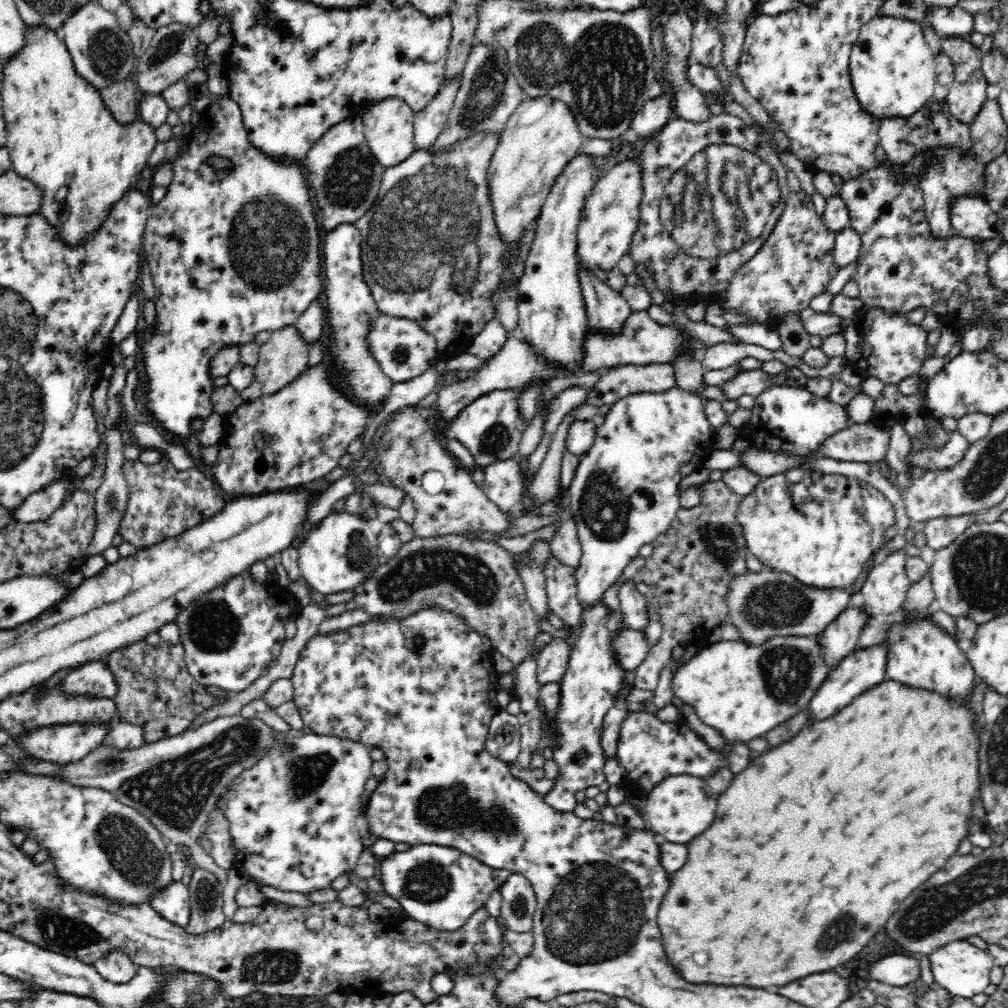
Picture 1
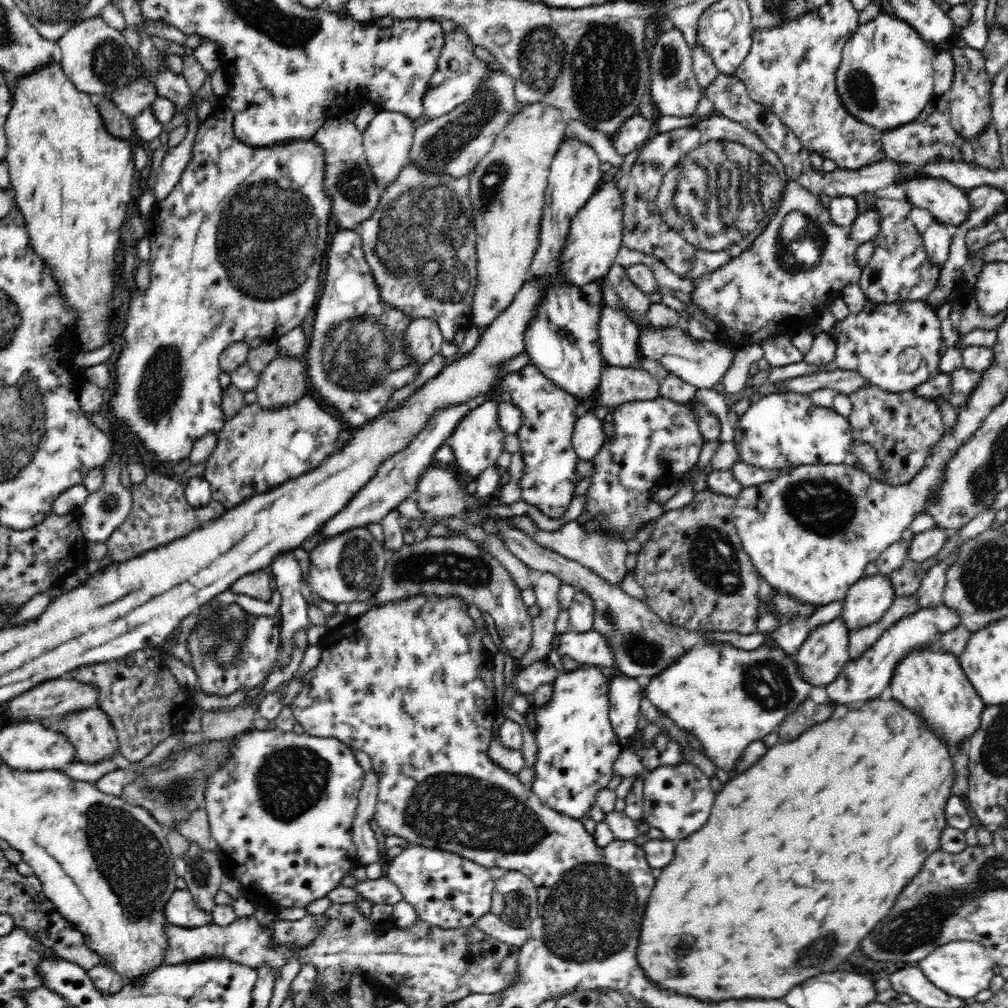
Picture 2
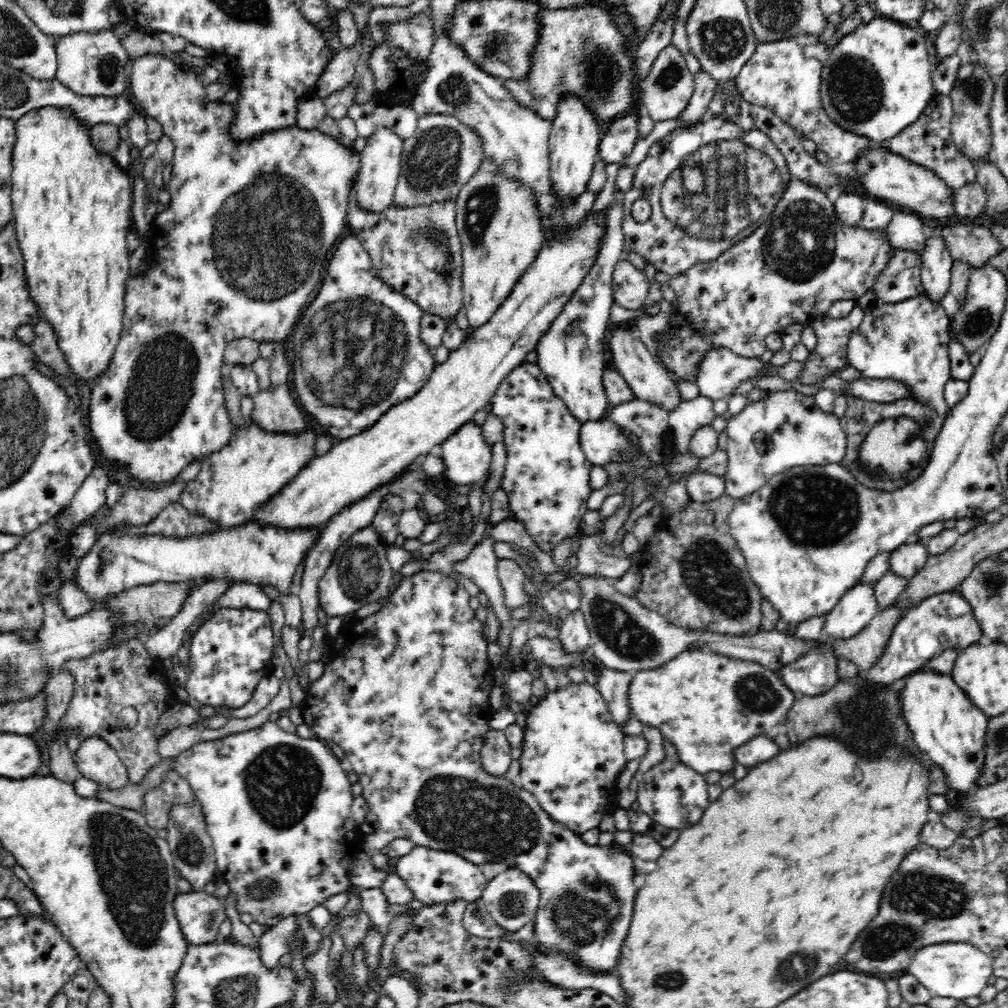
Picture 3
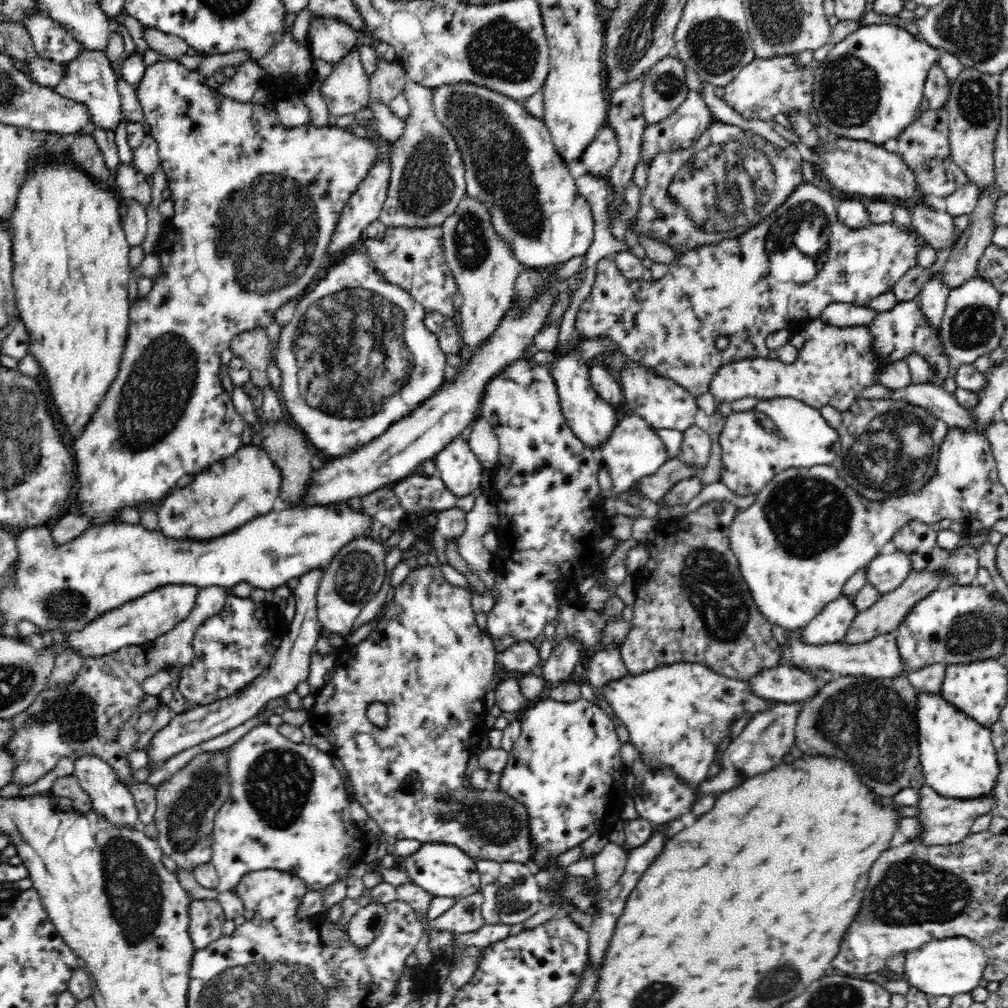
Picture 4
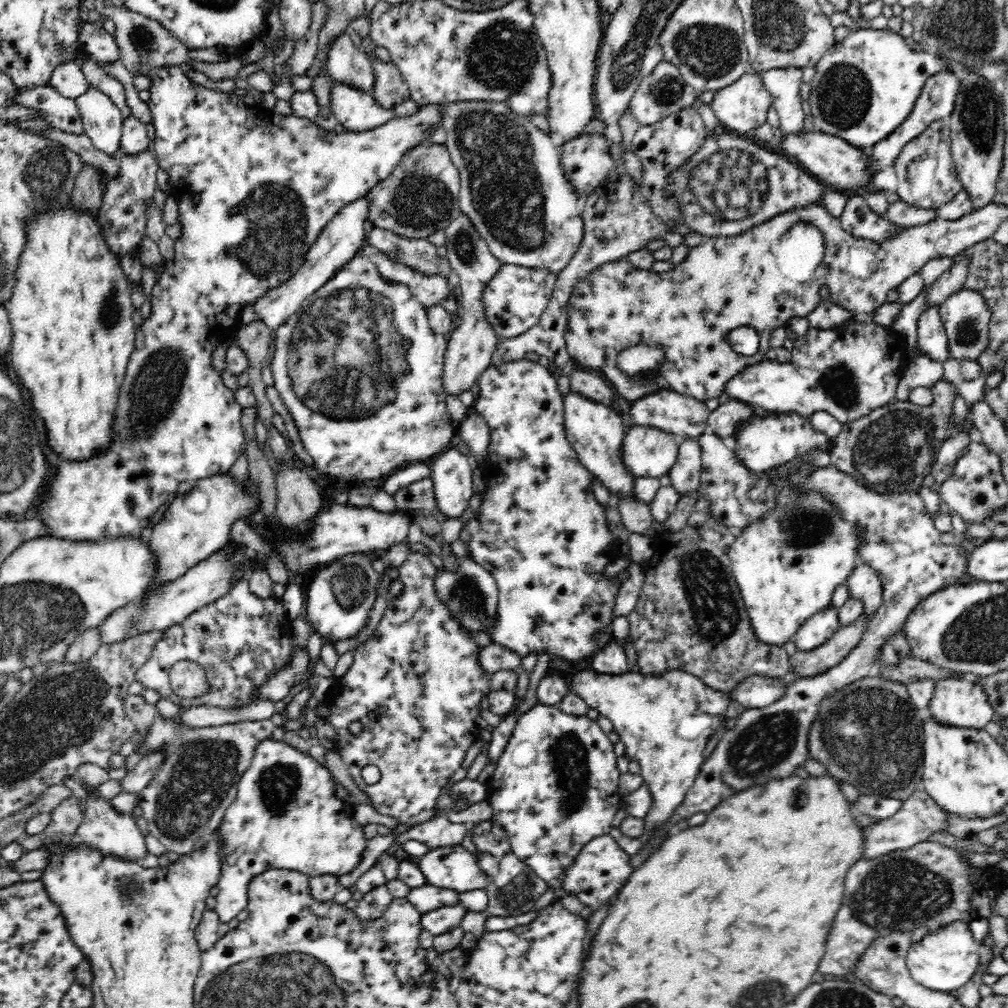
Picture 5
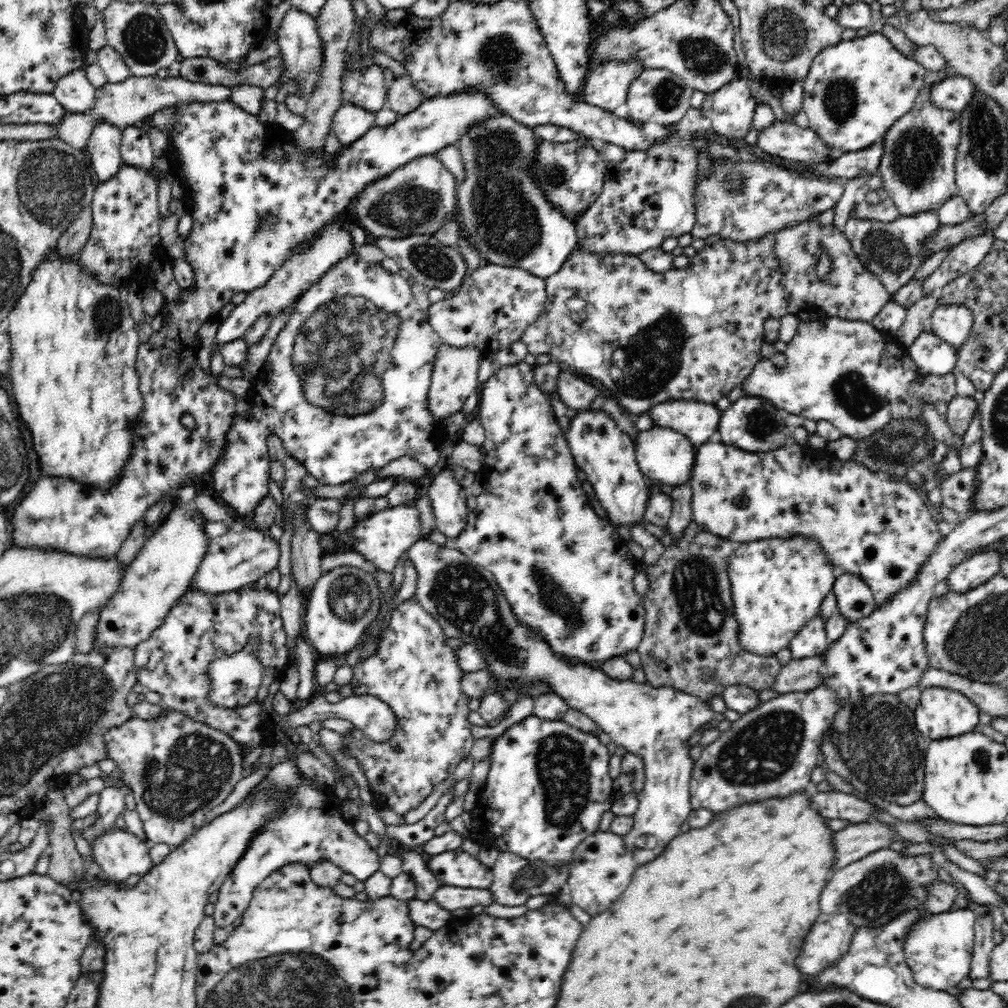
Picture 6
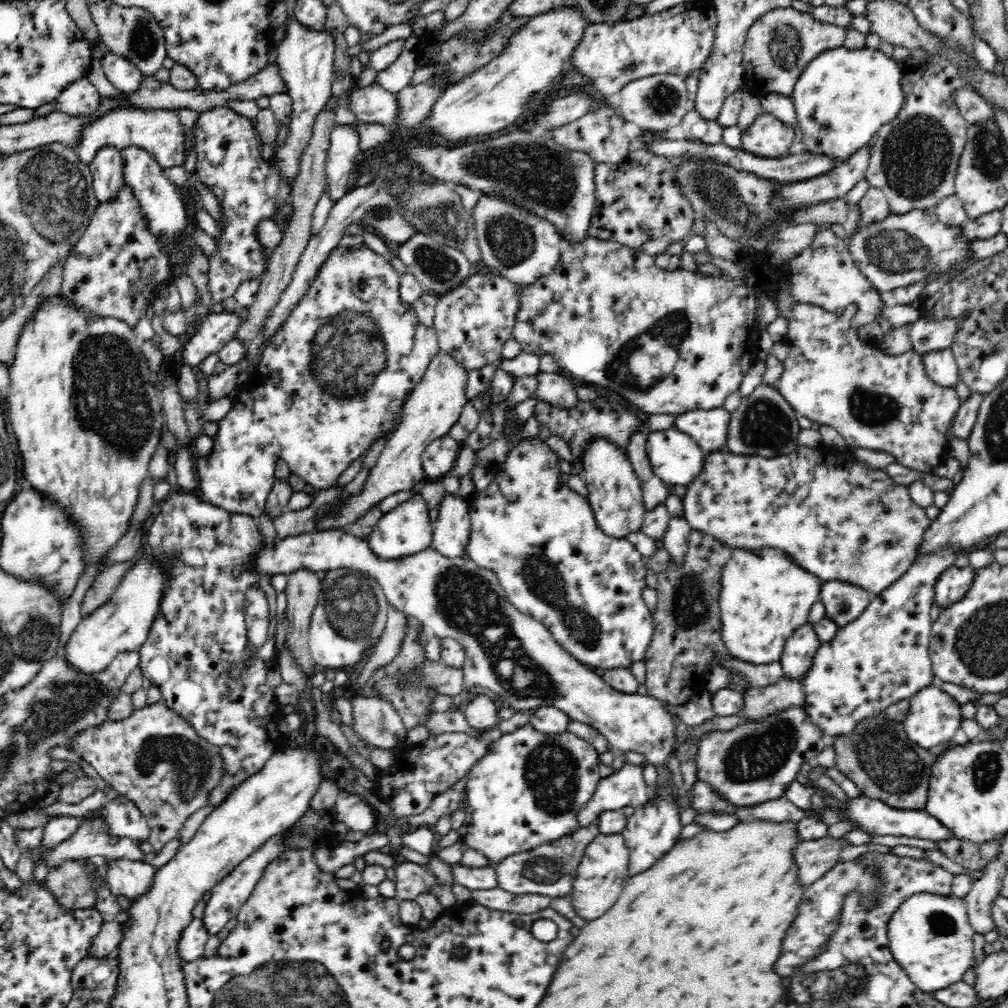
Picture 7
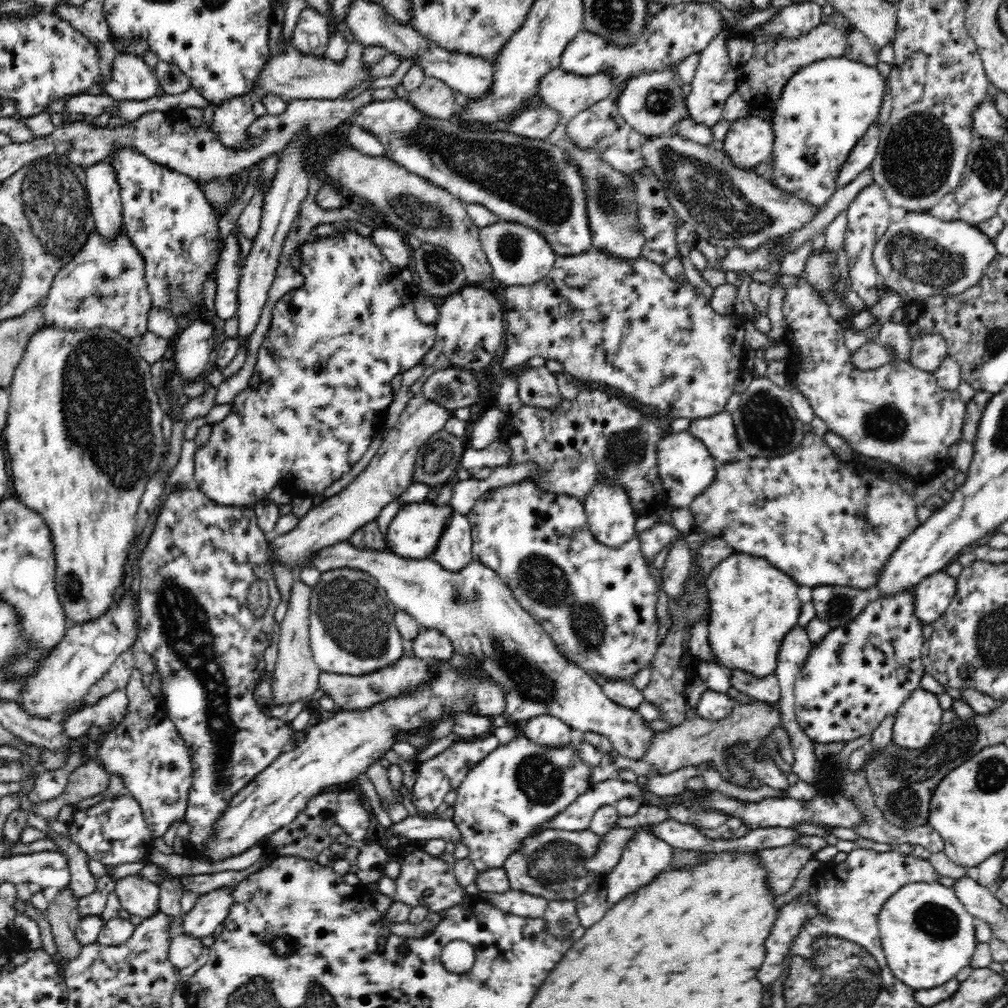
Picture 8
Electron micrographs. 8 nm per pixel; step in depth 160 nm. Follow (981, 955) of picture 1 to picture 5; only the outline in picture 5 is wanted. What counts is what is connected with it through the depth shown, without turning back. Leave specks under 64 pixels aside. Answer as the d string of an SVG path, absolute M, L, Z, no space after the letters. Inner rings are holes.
M954 920L930 931L919 942L912 943L906 958L911 978L932 991L950 992L966 985L979 966L979 944L967 920Z

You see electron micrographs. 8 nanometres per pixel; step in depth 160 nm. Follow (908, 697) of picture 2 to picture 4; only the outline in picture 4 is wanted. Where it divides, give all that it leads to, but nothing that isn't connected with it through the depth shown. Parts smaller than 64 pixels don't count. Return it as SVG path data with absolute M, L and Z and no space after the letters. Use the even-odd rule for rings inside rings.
M940 693L917 695L916 718L919 726L919 759L924 784L944 798L960 801L992 795L998 784L1001 766L989 727L979 725L946 703Z

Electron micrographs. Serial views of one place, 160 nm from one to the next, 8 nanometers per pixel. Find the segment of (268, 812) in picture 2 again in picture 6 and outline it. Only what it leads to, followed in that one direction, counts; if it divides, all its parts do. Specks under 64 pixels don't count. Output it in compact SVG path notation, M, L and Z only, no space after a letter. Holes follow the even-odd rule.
M289 760L272 768L268 776L259 783L259 788L270 784L279 788L289 786L295 790L295 795L291 805L262 827L250 841L245 853L238 859L236 866L219 888L212 916L216 928L226 927L243 916L257 886L274 870L290 862L303 862L311 867L318 858L327 858L343 872L352 874L357 880L362 881L379 870L381 857L366 843L364 837L360 837L354 831L353 823L343 819L339 803L333 799L332 794L314 789L314 785L310 785L310 781L303 776L300 781L298 772L296 763Z

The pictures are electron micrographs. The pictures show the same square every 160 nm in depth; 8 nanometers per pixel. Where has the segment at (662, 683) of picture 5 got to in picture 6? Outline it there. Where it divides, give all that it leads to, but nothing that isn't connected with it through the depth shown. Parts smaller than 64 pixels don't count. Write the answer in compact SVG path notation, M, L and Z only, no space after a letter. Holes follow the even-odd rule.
M423 538L406 551L406 556L417 572L416 593L412 598L415 598L426 613L434 617L442 627L444 635L457 638L462 644L474 645L480 651L486 661L484 669L492 677L494 685L504 684L508 688L515 688L519 695L526 694L527 686L544 686L548 688L546 693L554 693L562 697L568 708L578 710L591 718L610 737L611 742L620 749L620 752L639 754L644 759L647 777L642 790L636 794L638 808L632 814L634 824L632 830L622 838L625 845L632 851L638 866L652 862L662 854L666 845L682 833L680 826L687 820L693 809L689 784L694 761L688 757L690 746L687 741L697 732L697 728L707 724L714 716L706 701L670 687L654 688L648 682L639 684L632 679L627 681L611 679L597 666L573 664L568 658L556 654L537 632L529 626L524 626L517 619L494 575L487 568L468 560L462 551L453 545L432 544Z

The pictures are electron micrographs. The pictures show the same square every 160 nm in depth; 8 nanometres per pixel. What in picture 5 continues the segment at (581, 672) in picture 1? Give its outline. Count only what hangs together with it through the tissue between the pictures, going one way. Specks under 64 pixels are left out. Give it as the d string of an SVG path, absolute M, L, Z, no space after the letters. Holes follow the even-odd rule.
M538 703L518 718L513 734L495 764L494 774L486 783L488 795L485 798L492 807L491 819L506 832L510 852L547 882L556 901L564 897L563 880L582 846L592 838L614 833L612 820L623 804L625 791L621 788L621 772L616 766L615 744L610 740L610 736L589 717L564 714L559 707Z

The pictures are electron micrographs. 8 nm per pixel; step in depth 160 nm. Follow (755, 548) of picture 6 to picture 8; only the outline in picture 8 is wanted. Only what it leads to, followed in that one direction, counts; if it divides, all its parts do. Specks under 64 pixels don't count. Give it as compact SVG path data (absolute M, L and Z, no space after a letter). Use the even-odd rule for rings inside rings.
M734 552L710 570L704 585L709 600L708 643L713 662L730 672L740 670L758 679L775 674L782 639L797 625L800 614L798 583L764 558Z

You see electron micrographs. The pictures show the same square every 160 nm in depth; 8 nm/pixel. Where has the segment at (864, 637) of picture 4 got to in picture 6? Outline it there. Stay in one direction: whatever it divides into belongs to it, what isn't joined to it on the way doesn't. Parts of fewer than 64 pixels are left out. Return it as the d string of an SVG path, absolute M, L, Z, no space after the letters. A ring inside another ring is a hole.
M824 654L800 660L791 659L780 669L780 674L769 689L777 695L814 690L820 686L820 672L824 670L824 660Z

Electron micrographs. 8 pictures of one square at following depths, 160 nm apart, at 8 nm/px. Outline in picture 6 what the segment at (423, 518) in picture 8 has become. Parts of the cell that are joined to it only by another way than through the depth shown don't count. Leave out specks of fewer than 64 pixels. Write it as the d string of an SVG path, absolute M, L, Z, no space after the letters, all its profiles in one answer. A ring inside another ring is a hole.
M408 504L370 514L360 522L357 521L357 525L352 528L352 535L355 550L364 556L365 560L369 560L384 572L392 573L400 556L423 539L419 510L414 504Z

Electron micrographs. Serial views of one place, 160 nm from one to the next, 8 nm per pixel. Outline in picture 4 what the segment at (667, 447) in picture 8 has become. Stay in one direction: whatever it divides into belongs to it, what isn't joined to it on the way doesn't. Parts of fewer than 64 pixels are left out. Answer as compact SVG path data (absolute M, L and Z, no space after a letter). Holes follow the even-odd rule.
M621 415L613 433L604 441L601 449L596 450L597 458L602 467L612 476L607 496L618 497L642 478L655 474L668 462L666 447L656 429L652 428L638 415Z

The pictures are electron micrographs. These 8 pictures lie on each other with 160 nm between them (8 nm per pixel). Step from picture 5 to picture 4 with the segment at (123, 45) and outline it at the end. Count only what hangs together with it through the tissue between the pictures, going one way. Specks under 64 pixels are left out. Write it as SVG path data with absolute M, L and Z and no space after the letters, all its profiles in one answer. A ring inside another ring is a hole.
M143 26L142 32L144 40L148 43L147 55L151 59L179 61L187 54L189 45L178 36L148 26Z

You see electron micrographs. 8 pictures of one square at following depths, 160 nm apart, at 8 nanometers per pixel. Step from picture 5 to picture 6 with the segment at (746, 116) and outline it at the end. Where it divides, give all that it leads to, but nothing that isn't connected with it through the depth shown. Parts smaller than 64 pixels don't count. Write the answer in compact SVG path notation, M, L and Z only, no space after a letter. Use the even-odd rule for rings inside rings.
M738 77L716 90L716 92L705 94L700 110L703 117L712 121L712 129L716 132L721 135L724 134L728 138L740 139L751 130L752 117L756 106L757 102L752 97L746 82Z

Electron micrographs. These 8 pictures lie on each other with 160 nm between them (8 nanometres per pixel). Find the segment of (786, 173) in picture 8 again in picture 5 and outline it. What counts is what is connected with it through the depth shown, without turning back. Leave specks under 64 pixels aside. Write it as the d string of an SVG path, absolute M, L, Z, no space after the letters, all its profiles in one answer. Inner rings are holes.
M872 27L860 28L842 42L835 43L814 67L815 74L806 101L808 114L814 119L814 130L842 138L859 149L872 148L898 129L912 113L928 78L944 70L942 60L927 53L925 48L910 49L890 28L875 30Z

